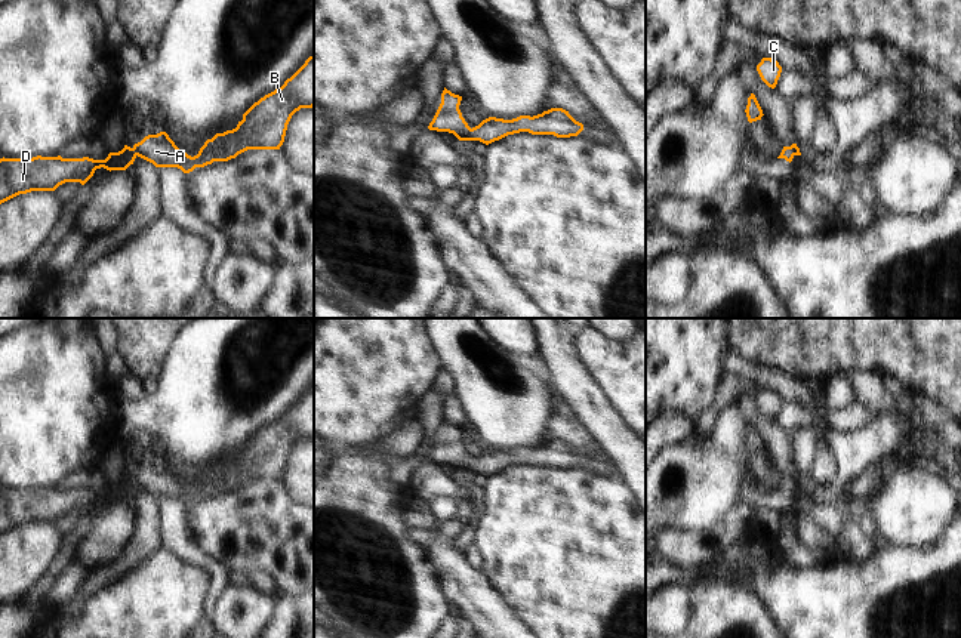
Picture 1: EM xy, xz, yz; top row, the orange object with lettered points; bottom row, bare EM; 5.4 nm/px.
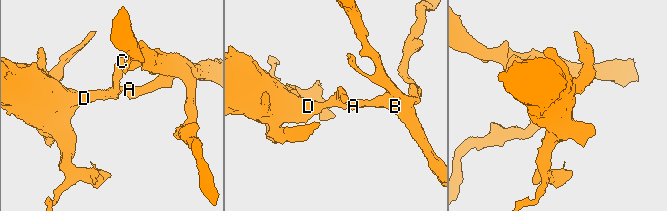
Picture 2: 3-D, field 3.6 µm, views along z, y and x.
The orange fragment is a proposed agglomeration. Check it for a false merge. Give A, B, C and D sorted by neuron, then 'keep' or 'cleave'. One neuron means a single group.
A B C D; keep

